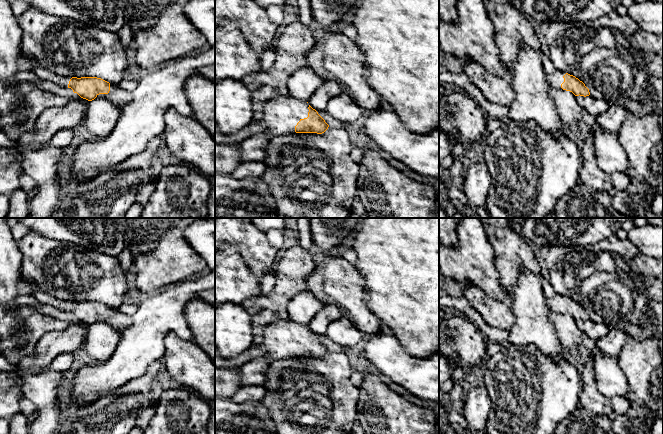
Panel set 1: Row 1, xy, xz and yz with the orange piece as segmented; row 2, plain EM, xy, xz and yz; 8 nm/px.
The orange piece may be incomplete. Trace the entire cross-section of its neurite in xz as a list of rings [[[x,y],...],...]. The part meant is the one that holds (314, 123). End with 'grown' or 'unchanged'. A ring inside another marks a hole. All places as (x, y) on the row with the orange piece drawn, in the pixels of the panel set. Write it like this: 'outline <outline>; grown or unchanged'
outline [[[280,96],[267,100],[261,112],[266,125],[263,133],[272,137],[294,133],[324,133],[329,125],[309,103]]]; grown

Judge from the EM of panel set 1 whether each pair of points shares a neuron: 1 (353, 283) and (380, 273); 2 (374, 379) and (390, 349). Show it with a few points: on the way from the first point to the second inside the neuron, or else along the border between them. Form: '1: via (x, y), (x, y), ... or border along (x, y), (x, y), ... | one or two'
1: border along (353, 264), (363, 279), (366, 302) | two
2: border along (373, 368), (380, 374) | two

